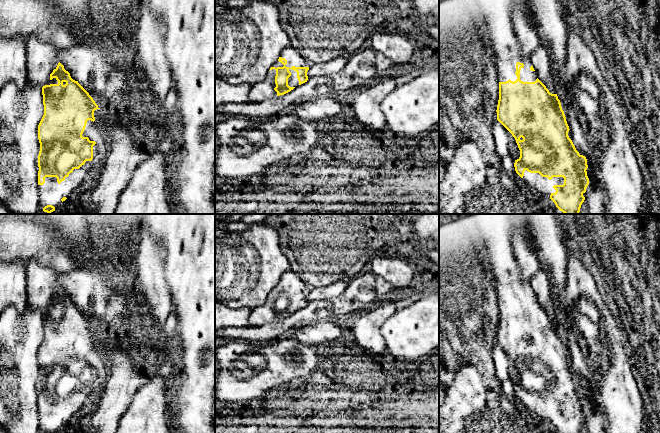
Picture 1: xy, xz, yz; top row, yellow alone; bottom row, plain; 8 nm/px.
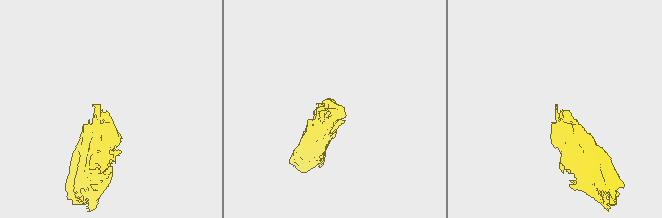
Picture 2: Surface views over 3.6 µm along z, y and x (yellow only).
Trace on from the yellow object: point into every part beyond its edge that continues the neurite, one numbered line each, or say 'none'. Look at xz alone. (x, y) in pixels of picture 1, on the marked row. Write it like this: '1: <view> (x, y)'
1: xz (293, 81)

